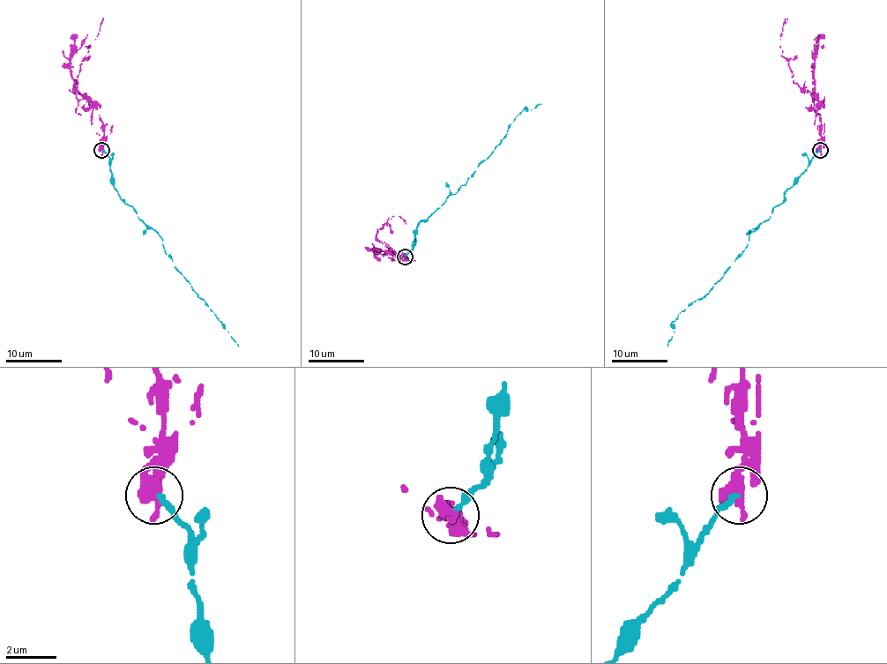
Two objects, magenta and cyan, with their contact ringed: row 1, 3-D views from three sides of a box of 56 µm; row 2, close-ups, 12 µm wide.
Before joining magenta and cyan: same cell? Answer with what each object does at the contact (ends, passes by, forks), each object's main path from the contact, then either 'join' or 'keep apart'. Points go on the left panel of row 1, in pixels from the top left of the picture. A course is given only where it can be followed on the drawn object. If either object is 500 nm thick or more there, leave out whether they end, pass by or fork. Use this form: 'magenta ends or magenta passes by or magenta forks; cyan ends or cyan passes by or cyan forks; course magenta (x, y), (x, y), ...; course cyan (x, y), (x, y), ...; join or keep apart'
course magenta (102, 149), (103, 123), (98, 108), (72, 85), (79, 72), (79, 63), (103, 18); course cyan (102, 149), (109, 158), (113, 187), (138, 218), (160, 235), (167, 254), (238, 346); keep apart

